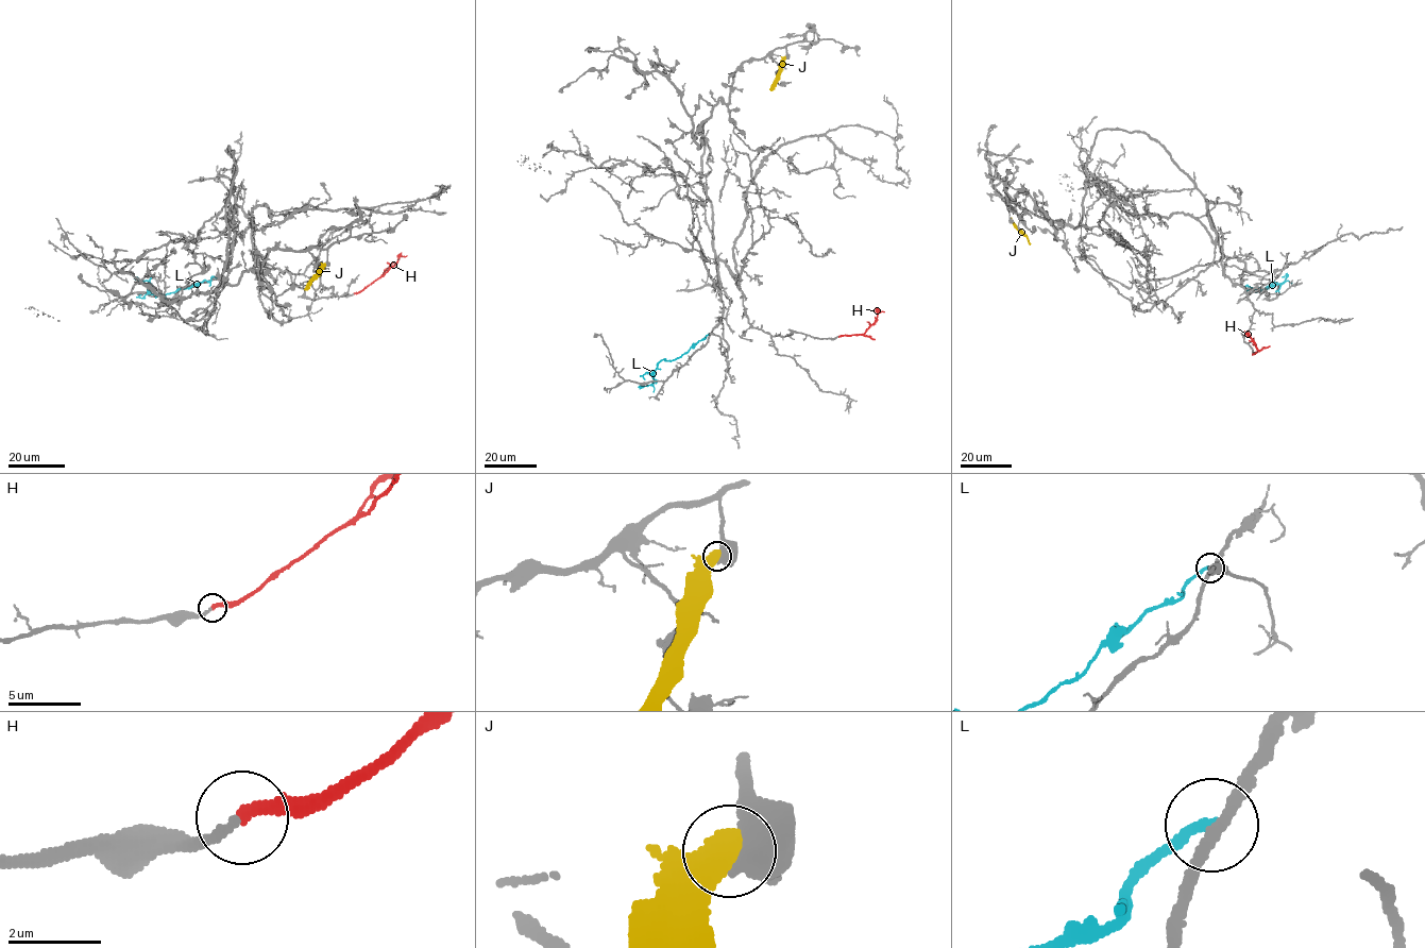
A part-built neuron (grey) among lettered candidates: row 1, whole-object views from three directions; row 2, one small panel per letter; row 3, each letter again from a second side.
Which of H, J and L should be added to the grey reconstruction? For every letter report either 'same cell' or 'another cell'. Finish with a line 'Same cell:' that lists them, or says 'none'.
H: same cell
J: another cell
L: another cell
Same cell: H

